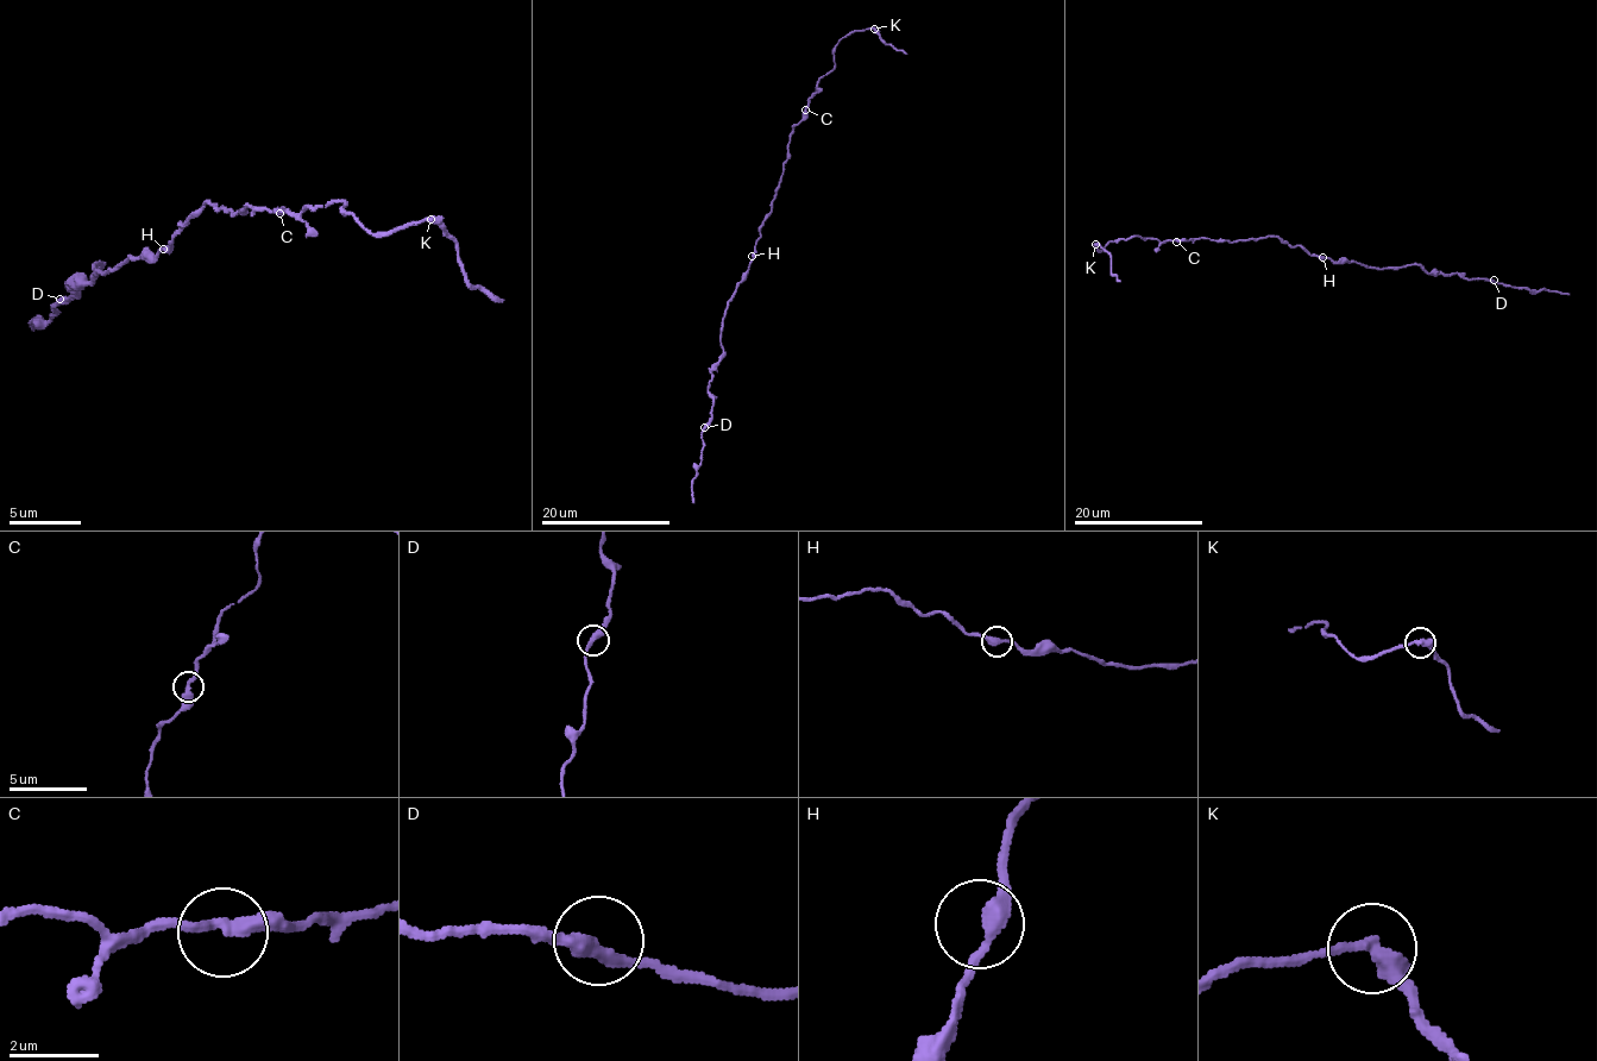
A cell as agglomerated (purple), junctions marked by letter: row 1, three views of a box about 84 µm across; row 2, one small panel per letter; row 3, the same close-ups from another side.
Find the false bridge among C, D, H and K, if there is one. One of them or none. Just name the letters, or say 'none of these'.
K

